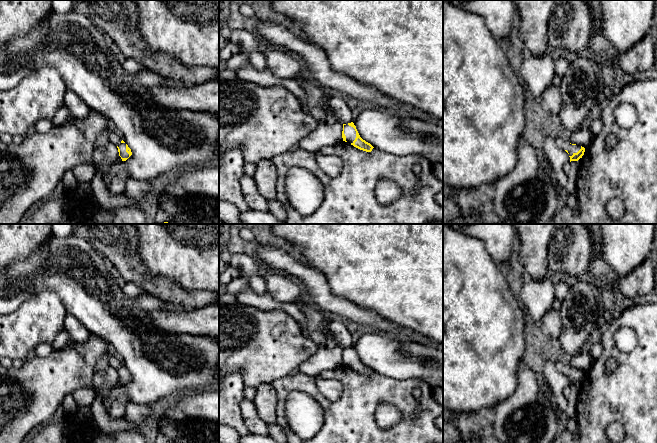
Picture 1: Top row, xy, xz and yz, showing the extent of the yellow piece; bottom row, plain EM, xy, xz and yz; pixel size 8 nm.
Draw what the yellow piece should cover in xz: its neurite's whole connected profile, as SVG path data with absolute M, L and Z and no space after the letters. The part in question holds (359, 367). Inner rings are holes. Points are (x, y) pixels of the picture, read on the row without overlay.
M353 346L343 348L342 362L343 365L348 366L354 371L366 376L371 376L374 372L370 367L360 361Z

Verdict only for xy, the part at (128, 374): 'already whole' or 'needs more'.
needs more

